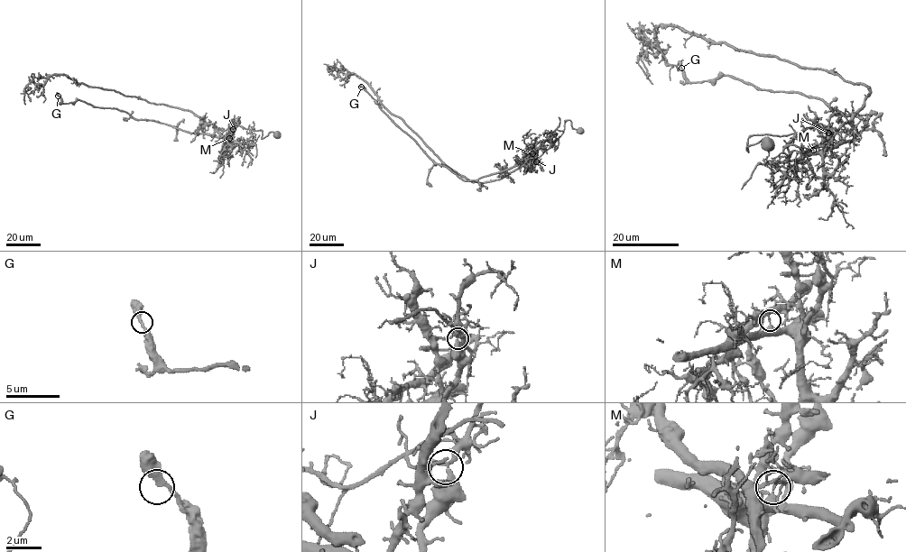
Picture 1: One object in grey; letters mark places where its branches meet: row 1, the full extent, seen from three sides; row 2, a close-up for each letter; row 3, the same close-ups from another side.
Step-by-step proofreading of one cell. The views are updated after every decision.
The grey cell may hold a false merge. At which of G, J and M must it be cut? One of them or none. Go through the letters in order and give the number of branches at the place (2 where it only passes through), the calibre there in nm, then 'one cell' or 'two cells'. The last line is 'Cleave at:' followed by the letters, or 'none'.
G: 2 branches meet; 280 nm thick; one cell
J: 2 branches meet; 320 nm thick; one cell
M: 2 branches meet; 280 nm thick; two cells
Cleave at: M

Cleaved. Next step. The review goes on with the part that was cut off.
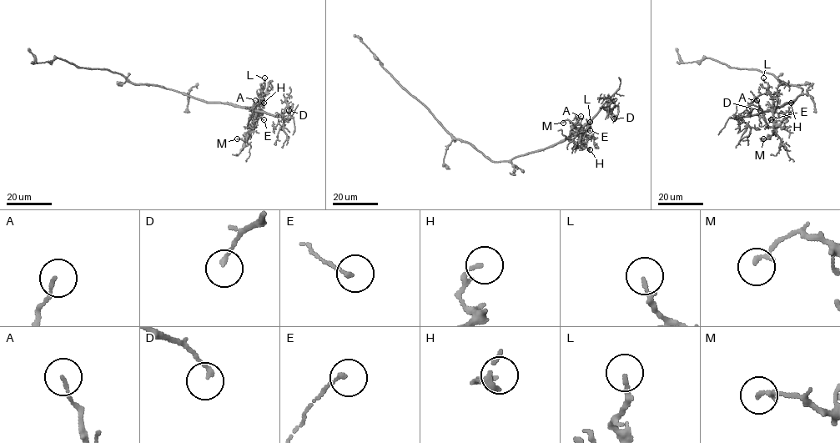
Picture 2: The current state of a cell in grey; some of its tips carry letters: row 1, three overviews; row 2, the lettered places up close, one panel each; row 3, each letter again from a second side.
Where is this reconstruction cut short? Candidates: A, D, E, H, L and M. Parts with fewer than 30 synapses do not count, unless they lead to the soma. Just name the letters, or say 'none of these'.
none of these

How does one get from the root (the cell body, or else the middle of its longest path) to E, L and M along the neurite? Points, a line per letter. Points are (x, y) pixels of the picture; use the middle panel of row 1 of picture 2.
E: (484, 156), (494, 161), (509, 161), (554, 146), (576, 133), (580, 133), (583, 138), (590, 130)
L: (484, 156), (494, 161), (509, 161), (554, 146), (576, 133), (585, 132), (590, 122)
M: (484, 156), (494, 161), (509, 161), (554, 146), (580, 132), (570, 132), (572, 123), (569, 120), (563, 123)

